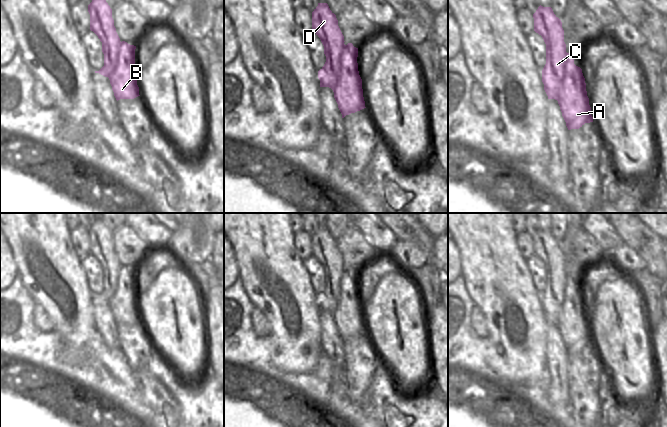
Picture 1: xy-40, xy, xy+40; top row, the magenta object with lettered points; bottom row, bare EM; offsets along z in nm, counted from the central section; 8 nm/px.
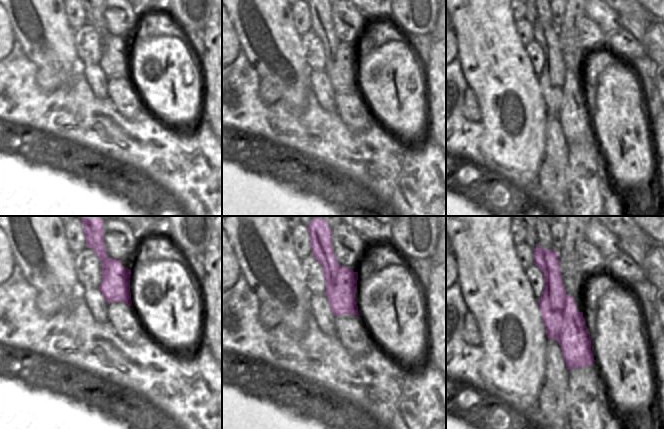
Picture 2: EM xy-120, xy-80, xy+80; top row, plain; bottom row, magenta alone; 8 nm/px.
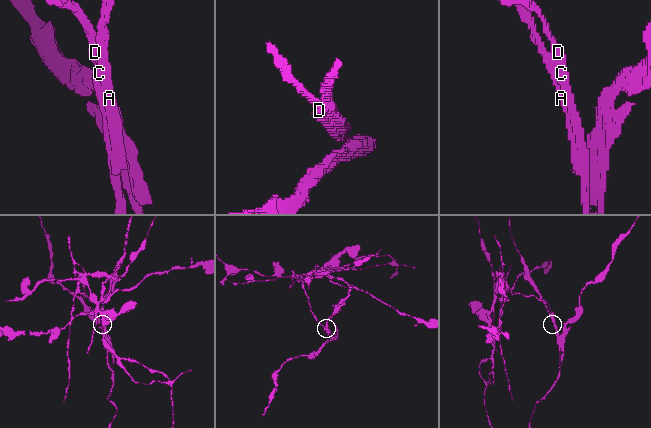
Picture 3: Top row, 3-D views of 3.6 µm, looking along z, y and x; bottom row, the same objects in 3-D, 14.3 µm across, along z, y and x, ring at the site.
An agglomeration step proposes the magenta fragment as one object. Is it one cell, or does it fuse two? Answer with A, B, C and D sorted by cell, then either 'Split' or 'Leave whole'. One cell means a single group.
Groups: A B / C D. Split

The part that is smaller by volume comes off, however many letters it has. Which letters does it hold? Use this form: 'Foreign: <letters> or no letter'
Foreign: A, B

